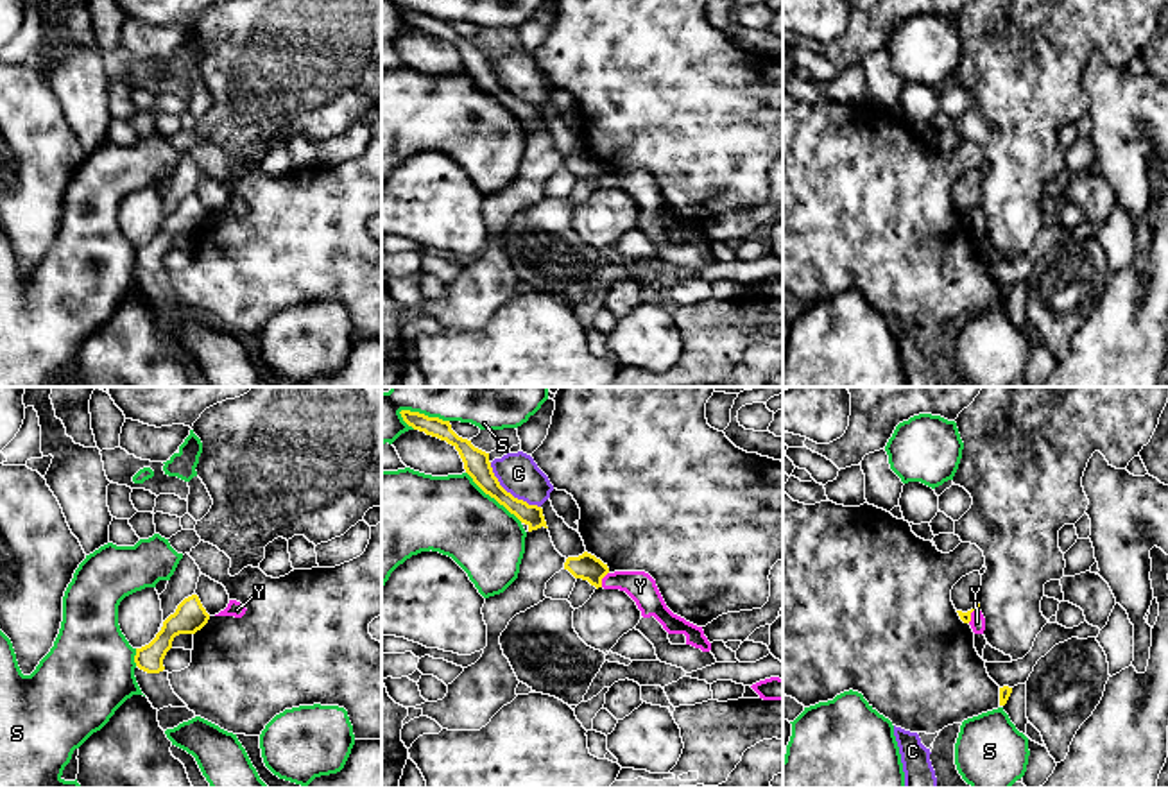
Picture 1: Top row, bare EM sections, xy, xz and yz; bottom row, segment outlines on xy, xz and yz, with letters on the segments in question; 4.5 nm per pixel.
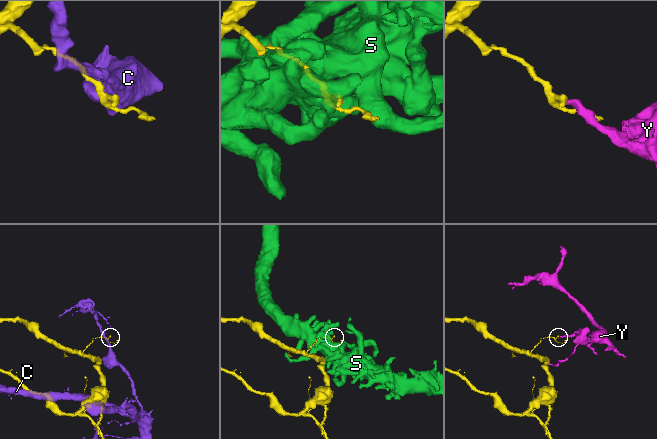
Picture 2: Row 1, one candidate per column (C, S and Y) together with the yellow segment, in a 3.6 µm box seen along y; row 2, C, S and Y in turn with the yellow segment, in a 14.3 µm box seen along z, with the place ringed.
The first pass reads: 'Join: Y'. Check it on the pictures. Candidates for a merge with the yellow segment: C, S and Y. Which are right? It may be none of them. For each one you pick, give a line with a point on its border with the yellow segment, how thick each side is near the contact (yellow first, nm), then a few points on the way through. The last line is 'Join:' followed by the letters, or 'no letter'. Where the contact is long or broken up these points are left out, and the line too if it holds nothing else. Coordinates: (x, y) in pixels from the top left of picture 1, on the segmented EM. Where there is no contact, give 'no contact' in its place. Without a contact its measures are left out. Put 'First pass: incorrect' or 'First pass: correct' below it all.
Join: no letter
First pass: incorrect

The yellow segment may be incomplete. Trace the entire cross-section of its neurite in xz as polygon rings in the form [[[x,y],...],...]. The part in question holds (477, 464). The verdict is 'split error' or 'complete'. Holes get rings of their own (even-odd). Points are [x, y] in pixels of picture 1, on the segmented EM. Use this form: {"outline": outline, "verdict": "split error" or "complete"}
{"outline": [[[401,410],[403,421],[414,430],[425,432],[426,435],[437,437],[451,444],[462,462],[466,473],[473,478],[473,482],[491,498],[494,498],[500,505],[503,505],[511,514],[514,514],[521,523],[528,527],[528,532],[546,527],[543,509],[537,505],[528,505],[523,500],[514,498],[507,492],[498,478],[493,473],[489,453],[475,448],[471,441],[459,437],[450,421],[442,421],[439,417],[428,417],[419,412]]], "verdict": "complete"}

